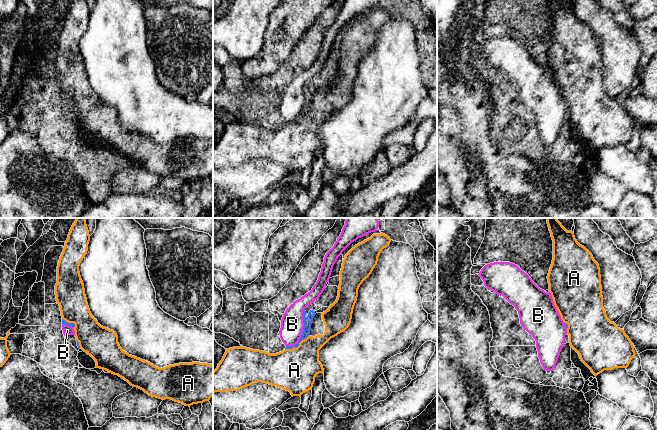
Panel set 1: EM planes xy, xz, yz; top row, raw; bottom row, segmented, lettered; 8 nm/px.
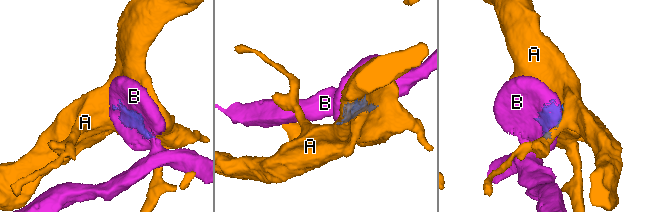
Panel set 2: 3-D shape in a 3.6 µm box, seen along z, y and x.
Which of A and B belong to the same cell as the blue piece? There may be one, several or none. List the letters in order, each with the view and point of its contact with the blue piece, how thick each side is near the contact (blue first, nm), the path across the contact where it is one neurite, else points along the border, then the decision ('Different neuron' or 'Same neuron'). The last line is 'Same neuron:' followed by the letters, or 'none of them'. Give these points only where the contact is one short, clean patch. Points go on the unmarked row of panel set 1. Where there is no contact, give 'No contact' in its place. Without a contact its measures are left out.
A: Touches blue at xz (297, 122). Thickness 70 nm (blue) against 340 nm. Different neuron
B: Touches blue at xz (303, 107). Thickness 70 nm (blue) against 180 nm. Different neuron
Same neuron: none of them

